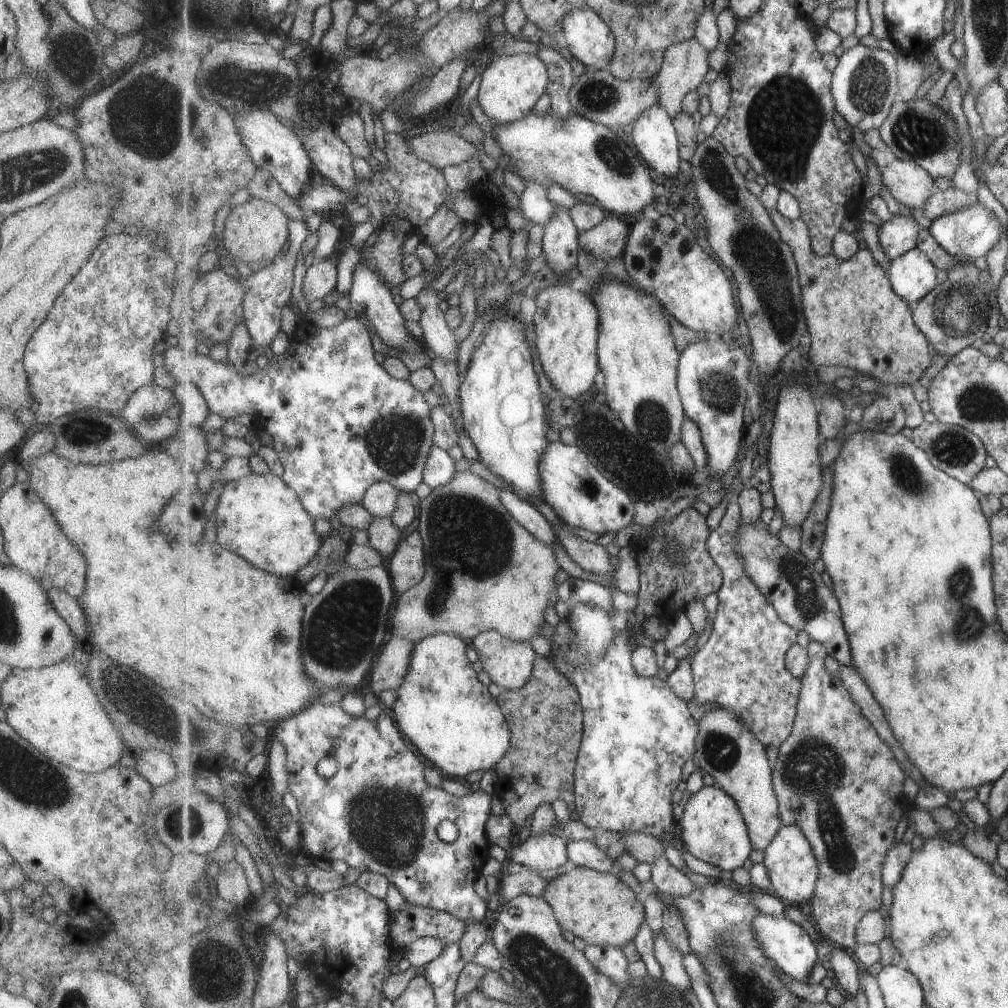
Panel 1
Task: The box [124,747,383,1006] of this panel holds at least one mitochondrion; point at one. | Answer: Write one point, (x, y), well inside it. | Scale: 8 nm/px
(217, 974)

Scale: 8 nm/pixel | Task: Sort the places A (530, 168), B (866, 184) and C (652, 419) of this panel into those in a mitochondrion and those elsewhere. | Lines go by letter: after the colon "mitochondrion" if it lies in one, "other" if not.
A: mitochondrion
B: other
C: mitochondrion

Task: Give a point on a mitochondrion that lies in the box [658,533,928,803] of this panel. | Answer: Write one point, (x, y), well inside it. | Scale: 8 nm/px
(810, 600)

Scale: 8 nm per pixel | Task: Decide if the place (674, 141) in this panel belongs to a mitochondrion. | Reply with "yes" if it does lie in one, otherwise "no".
no

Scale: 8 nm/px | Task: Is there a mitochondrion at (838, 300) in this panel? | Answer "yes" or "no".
no

